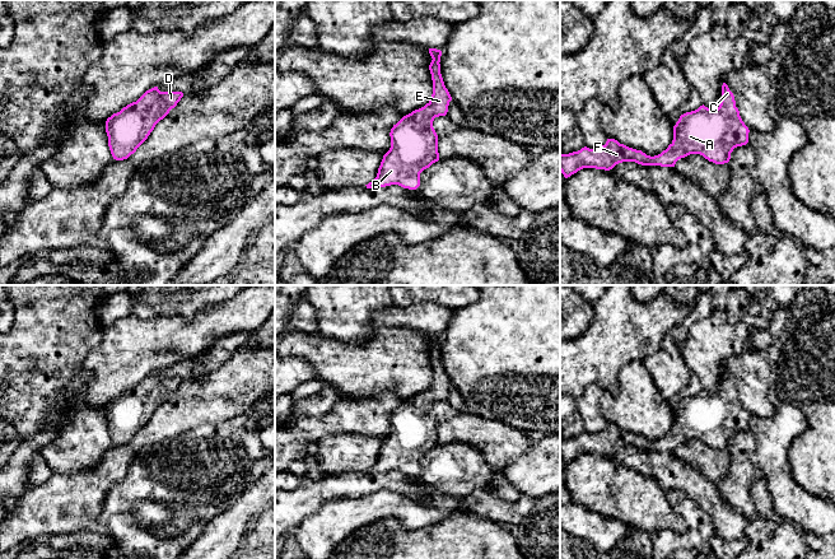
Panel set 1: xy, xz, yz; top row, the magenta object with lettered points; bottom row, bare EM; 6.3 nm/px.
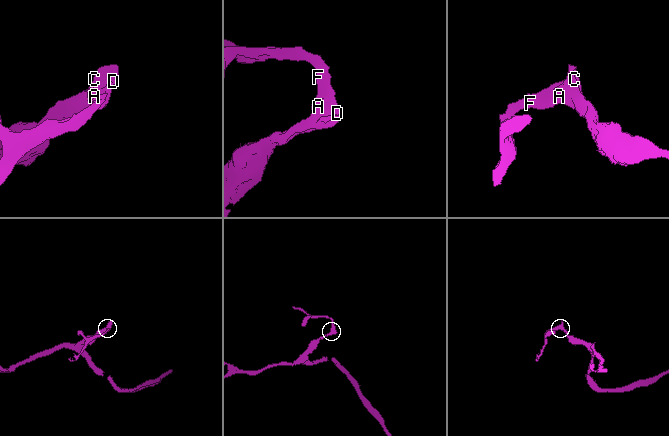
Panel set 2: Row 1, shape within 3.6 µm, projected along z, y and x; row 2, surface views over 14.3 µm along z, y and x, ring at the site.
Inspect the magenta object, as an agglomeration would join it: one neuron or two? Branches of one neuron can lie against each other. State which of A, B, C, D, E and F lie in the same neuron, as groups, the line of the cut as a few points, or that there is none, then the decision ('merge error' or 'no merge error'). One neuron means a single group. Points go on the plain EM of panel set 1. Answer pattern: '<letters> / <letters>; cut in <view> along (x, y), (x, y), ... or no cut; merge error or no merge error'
A B C D E F; no cut; no merge error

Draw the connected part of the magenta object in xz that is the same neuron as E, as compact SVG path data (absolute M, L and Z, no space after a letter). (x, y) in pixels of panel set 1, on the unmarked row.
M429 334L432 348L429 355L433 365L432 385L421 393L403 401L391 414L391 433L383 441L377 462L367 474L398 470L416 475L420 458L439 446L438 420L433 413L435 402L446 401L452 382L440 359L442 336Z

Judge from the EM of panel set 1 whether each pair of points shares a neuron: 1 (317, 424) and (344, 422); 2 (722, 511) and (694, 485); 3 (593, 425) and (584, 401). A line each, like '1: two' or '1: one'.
1: one
2: one
3: one

